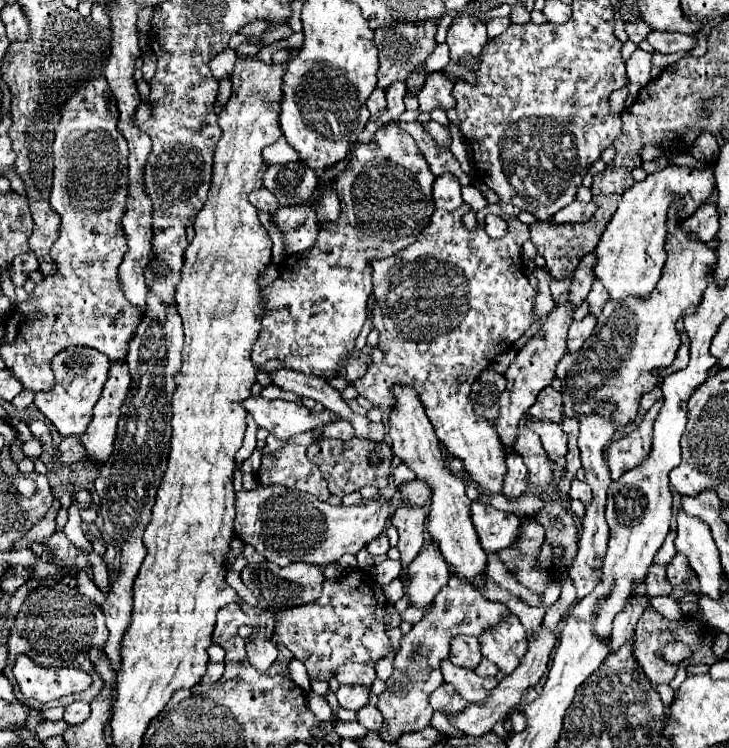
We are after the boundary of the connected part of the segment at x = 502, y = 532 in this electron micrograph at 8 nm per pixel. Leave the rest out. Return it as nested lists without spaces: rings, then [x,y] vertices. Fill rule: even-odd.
[[[472,500],[470,518],[486,552],[498,552],[502,548],[508,548],[518,536],[520,518],[516,514],[496,510],[490,504]]]

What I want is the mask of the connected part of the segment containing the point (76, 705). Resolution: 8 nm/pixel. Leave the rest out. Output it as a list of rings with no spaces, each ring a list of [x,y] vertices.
[[[72,702],[66,706],[64,712],[64,720],[72,726],[76,726],[78,722],[84,722],[90,716],[90,704],[88,702]]]

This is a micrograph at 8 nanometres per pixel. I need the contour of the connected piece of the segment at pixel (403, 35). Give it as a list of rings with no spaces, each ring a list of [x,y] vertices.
[[[416,22],[416,24],[392,24],[382,26],[374,32],[374,44],[378,46],[378,86],[386,90],[394,82],[406,82],[414,70],[424,68],[426,58],[436,48],[436,24],[434,22]]]

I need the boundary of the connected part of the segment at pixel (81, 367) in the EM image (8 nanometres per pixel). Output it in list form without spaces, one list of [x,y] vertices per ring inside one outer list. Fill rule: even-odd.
[[[70,346],[70,350],[62,350],[52,358],[52,370],[56,376],[52,390],[36,394],[34,404],[56,426],[62,438],[70,434],[82,434],[90,424],[94,402],[98,402],[102,394],[102,386],[110,370],[110,360],[106,354],[90,350],[88,346]]]

